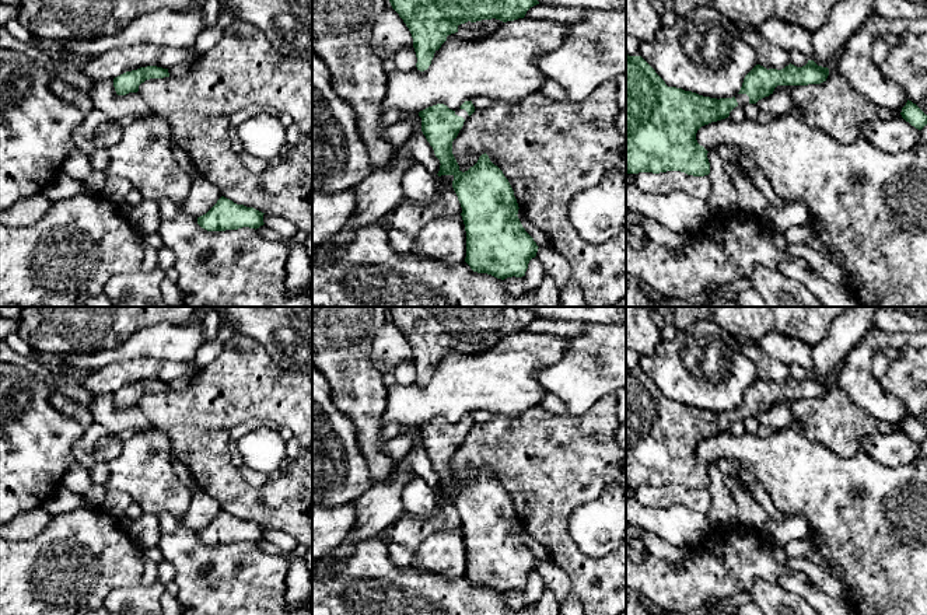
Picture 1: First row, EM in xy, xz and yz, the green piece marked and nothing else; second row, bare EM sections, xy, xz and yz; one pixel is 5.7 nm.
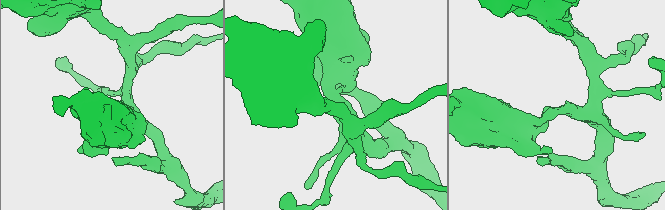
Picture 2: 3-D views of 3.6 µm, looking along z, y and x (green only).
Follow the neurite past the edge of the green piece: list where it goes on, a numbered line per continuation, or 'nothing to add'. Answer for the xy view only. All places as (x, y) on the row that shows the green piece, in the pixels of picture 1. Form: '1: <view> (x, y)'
nothing to add

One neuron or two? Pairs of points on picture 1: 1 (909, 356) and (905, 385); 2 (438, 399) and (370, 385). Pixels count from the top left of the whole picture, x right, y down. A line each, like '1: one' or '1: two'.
1: one
2: two

